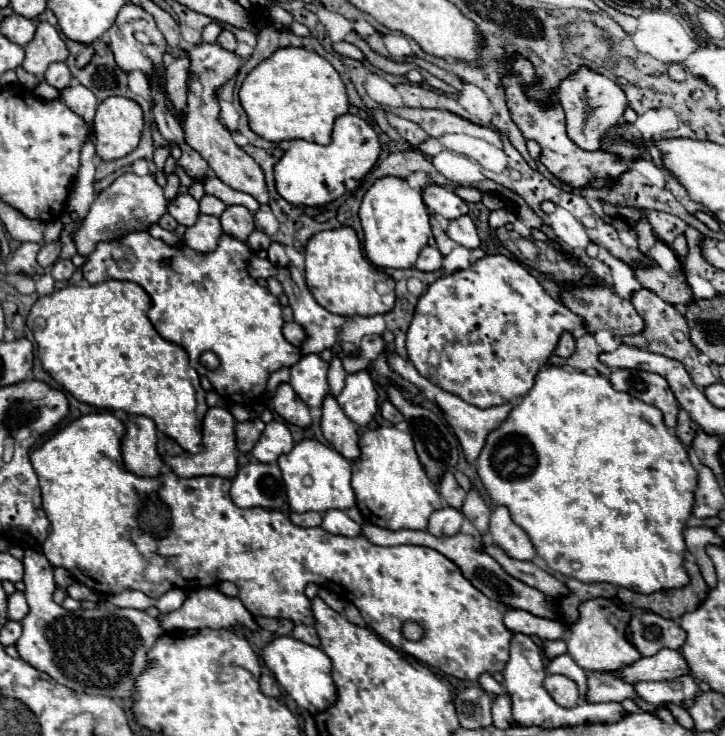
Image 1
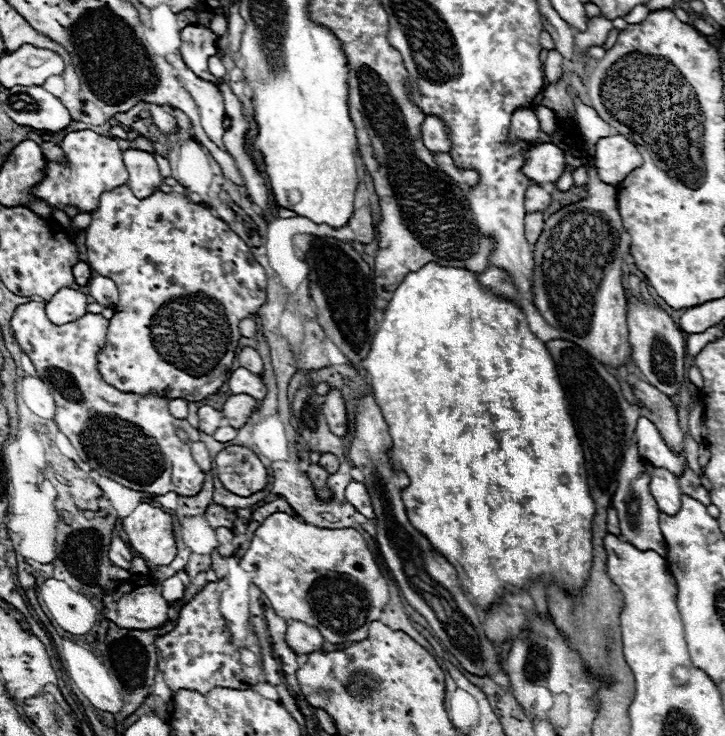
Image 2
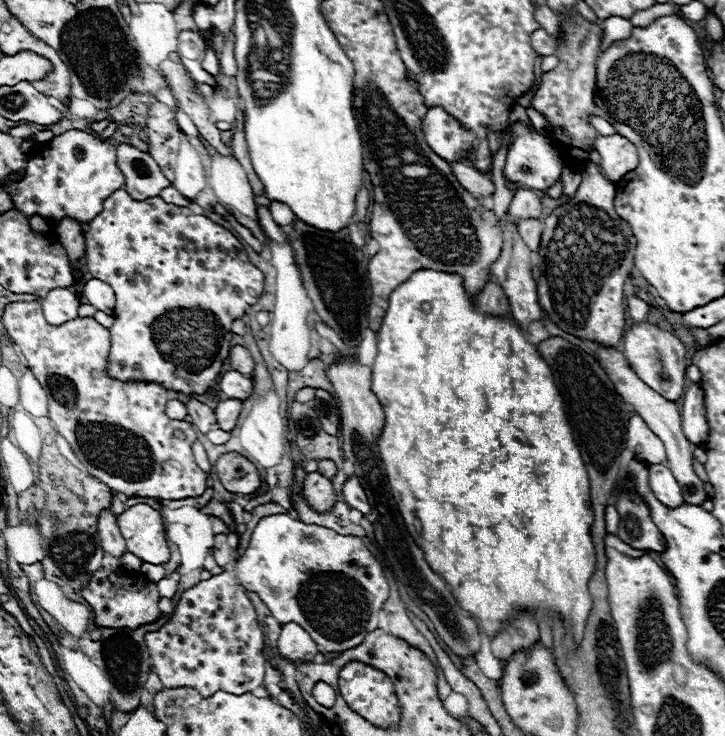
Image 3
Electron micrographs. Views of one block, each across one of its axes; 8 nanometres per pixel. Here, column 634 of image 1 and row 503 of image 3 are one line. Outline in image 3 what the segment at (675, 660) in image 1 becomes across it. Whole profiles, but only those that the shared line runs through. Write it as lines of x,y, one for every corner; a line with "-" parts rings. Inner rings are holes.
648,464
648,472
648,484
656,500
660,500
668,508
678,508
680,504
684,504
682,488
678,486
666,464

